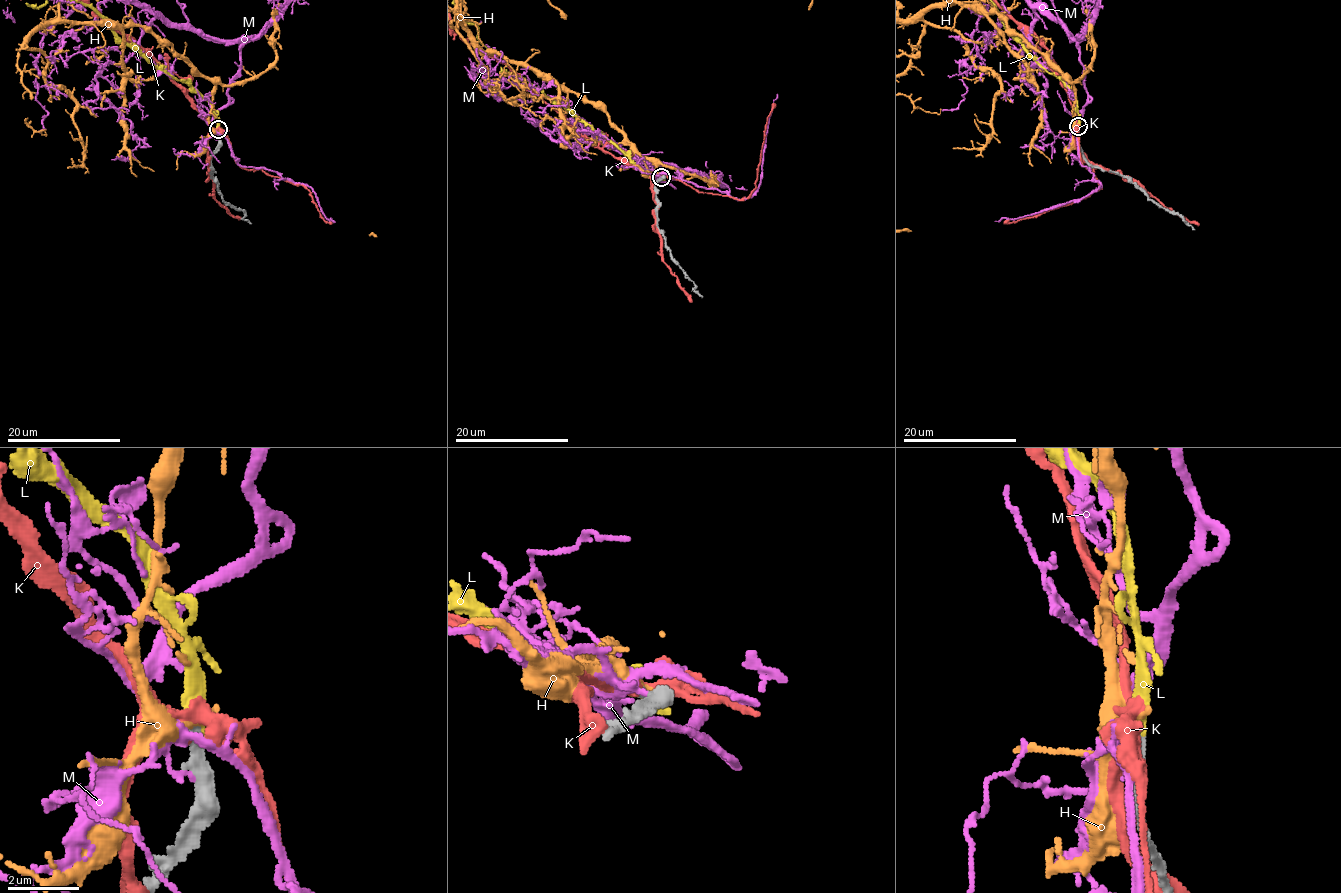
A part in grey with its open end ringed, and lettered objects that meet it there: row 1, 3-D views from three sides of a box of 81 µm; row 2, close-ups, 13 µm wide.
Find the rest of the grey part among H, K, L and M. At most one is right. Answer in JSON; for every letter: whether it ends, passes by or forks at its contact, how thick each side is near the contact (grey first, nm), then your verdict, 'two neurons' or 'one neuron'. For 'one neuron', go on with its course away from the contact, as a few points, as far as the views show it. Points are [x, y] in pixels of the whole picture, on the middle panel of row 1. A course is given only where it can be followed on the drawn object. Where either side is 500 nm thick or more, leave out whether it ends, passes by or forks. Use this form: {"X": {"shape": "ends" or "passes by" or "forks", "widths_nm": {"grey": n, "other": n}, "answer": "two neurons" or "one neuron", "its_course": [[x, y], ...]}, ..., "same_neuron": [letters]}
{"H": {"shape": "ends", "widths_nm": {"grey": 240, "other": 300}, "answer": "two neurons"}, "K": {"shape": "passes by", "widths_nm": {"grey": 280, "other": 320}, "answer": "two neurons"}, "L": {"shape": "ends", "widths_nm": {"grey": 260, "other": 240}, "answer": "one neuron"}, "M": {"shape": "ends", "widths_nm": {"grey": 340, "other": 140}, "answer": "two neurons"}, "same_neuron": ["L"]}

